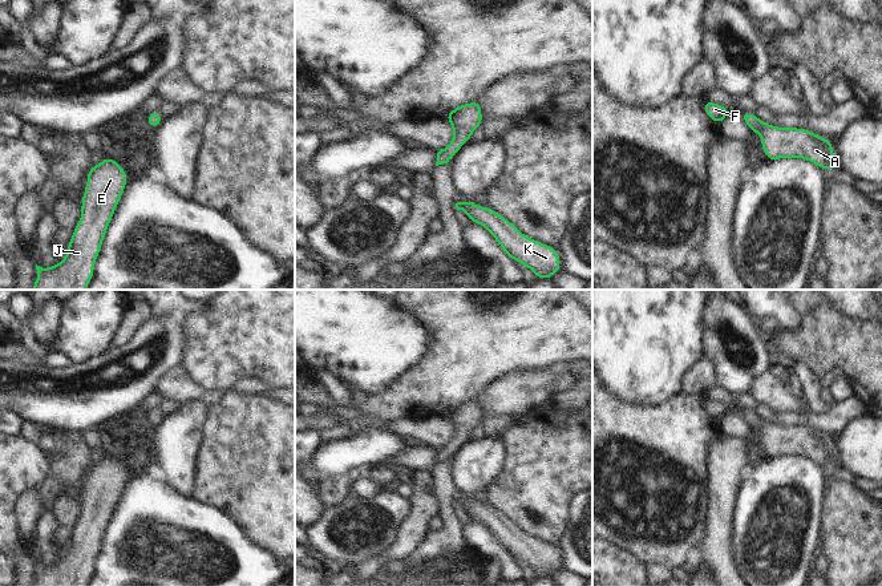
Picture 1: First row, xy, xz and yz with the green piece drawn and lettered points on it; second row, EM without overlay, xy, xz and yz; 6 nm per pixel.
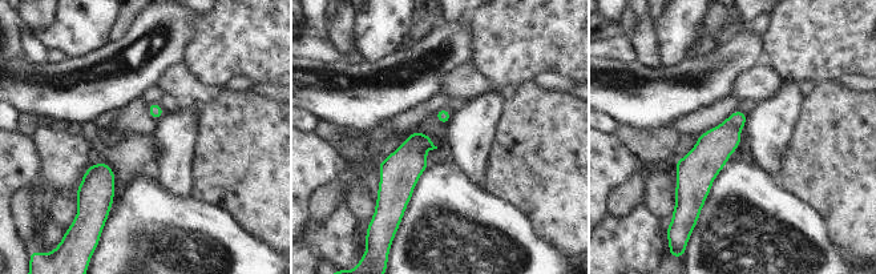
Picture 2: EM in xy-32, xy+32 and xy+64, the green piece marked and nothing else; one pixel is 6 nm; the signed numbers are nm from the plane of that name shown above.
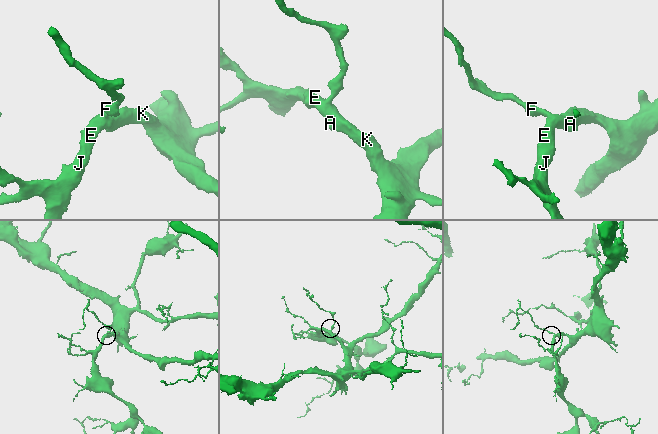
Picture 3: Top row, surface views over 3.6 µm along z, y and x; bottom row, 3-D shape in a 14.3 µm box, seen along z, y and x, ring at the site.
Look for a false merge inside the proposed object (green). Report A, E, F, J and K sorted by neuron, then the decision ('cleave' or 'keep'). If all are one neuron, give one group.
groups A E F J K; keep

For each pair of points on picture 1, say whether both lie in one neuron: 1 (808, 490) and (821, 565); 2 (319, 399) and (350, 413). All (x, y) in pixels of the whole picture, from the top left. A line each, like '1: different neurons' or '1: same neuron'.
1: different neurons
2: same neuron

